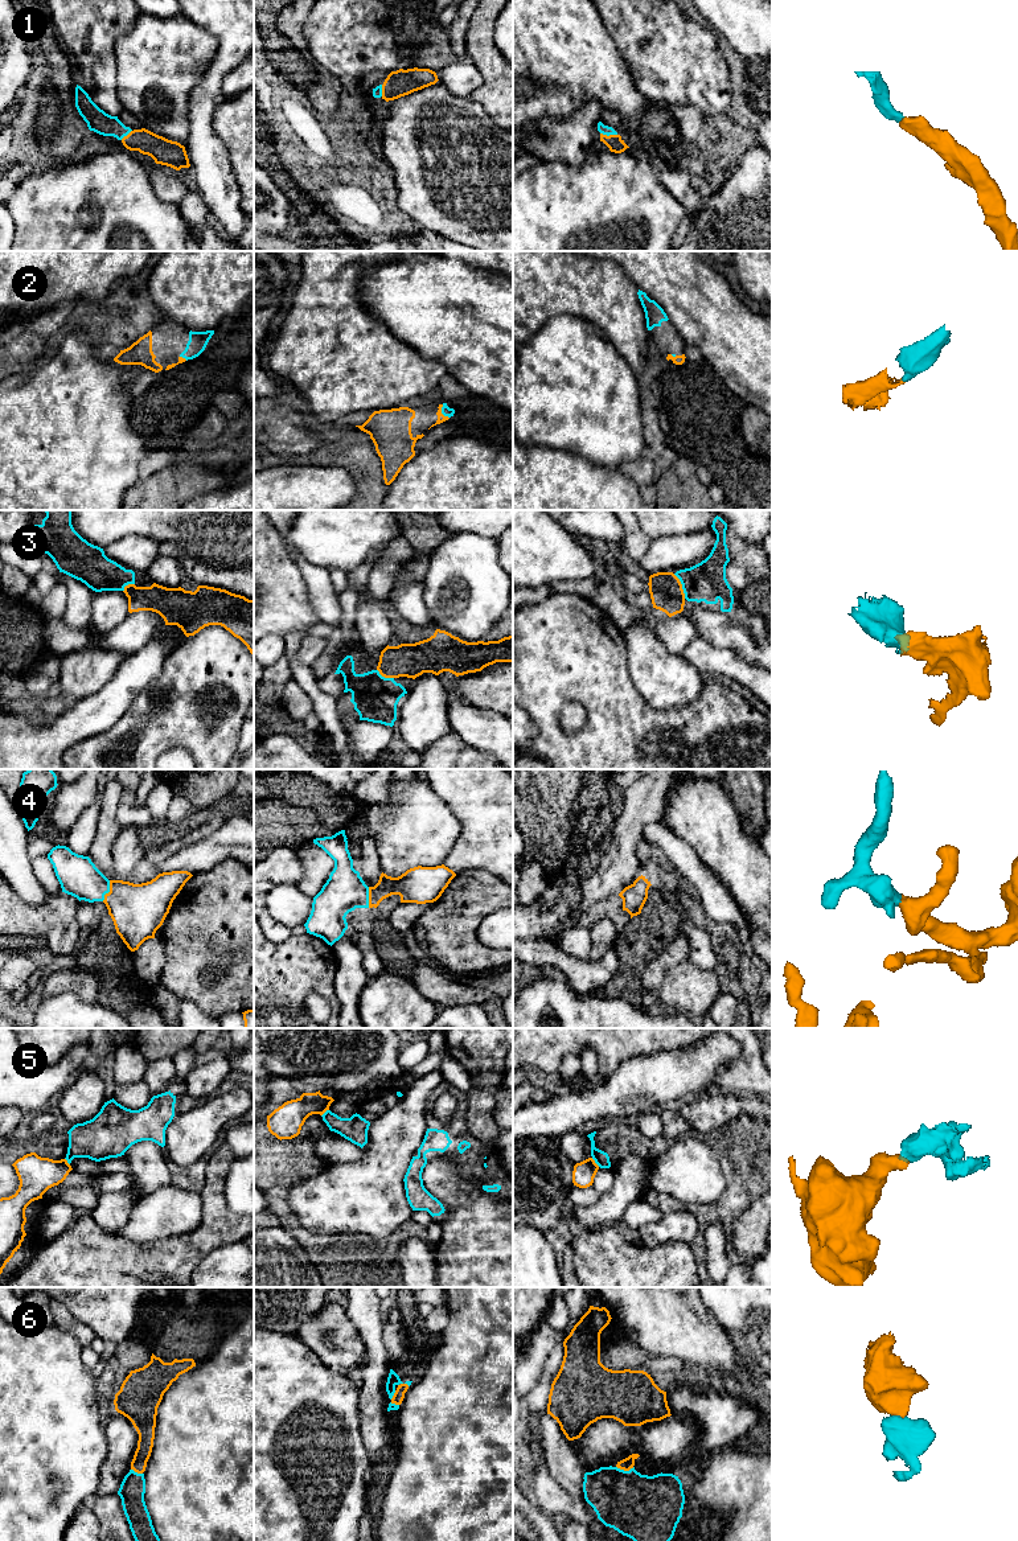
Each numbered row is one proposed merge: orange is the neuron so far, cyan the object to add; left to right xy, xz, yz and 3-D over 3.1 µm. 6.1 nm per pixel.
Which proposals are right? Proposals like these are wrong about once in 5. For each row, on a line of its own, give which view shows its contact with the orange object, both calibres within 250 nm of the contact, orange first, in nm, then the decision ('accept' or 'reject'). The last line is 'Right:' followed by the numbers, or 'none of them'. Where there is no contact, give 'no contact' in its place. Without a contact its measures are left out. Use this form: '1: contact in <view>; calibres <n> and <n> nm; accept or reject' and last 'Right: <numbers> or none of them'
1: contact in yz; calibres 100 and 60 nm; accept
2: contact in xz; calibres 50 and 60 nm; accept
3: contact in yz; calibres 200 and 240 nm; accept
4: contact in xy; calibres 320 and 240 nm; accept
5: contact in yz; calibres 140 and 90 nm; reject
6: contact in yz; calibres 70 and 400 nm; accept
Right: 1, 2, 3, 4, 6

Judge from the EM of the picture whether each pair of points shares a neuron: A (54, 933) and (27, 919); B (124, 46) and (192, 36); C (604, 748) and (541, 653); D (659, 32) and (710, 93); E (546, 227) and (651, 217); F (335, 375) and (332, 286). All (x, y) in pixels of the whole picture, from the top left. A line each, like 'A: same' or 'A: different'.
A: same
B: same
C: same
D: same
E: same
F: same

